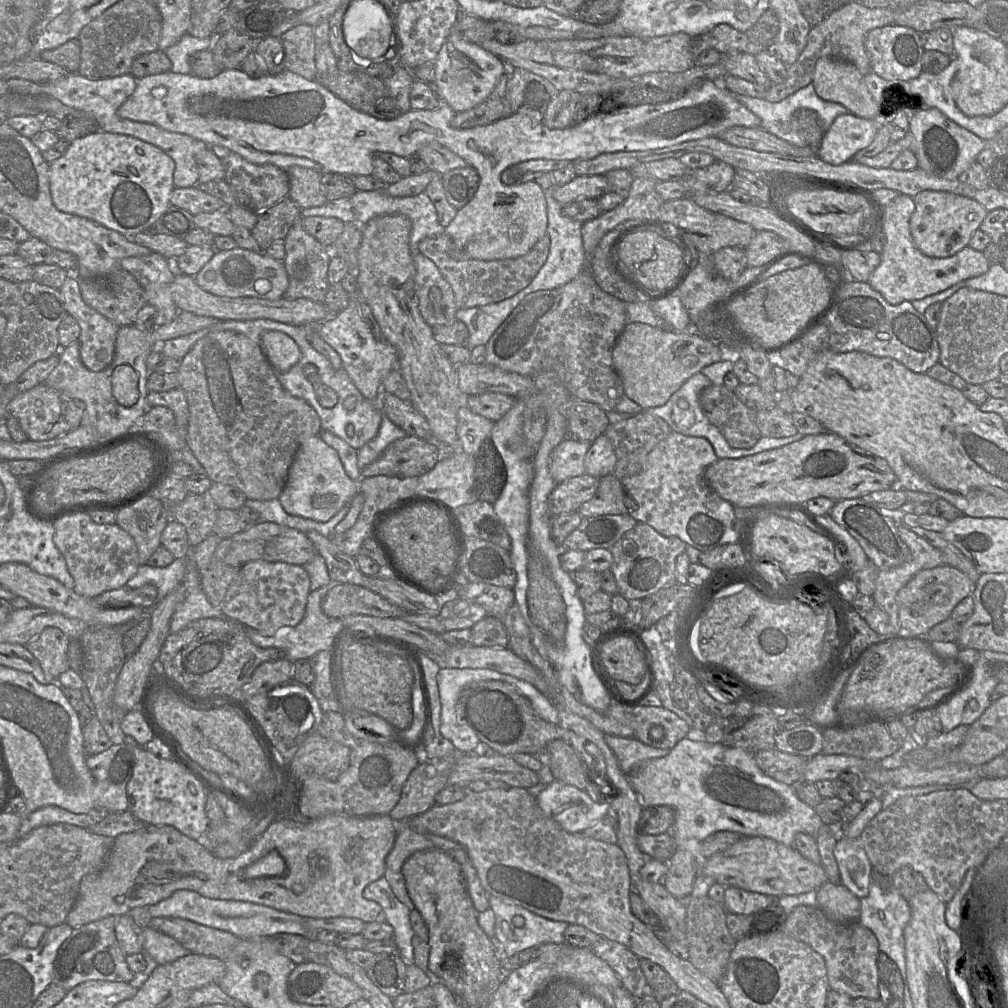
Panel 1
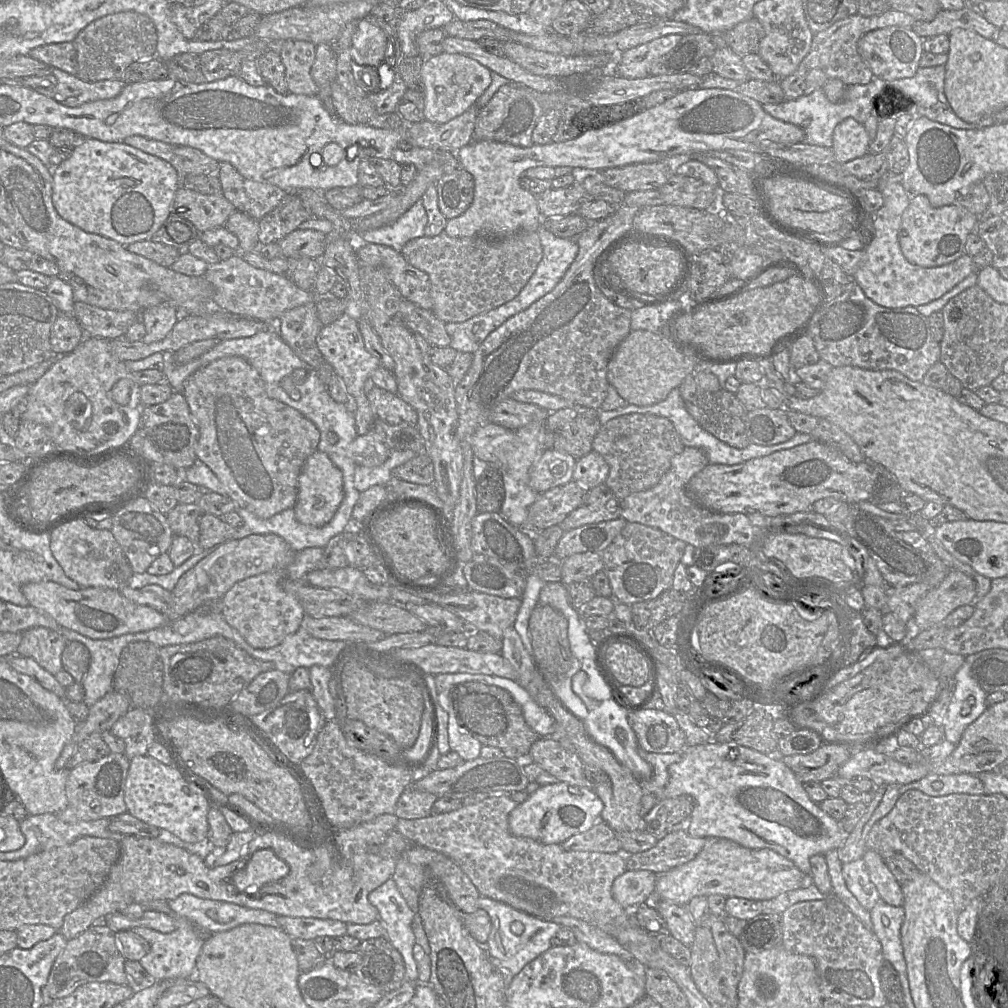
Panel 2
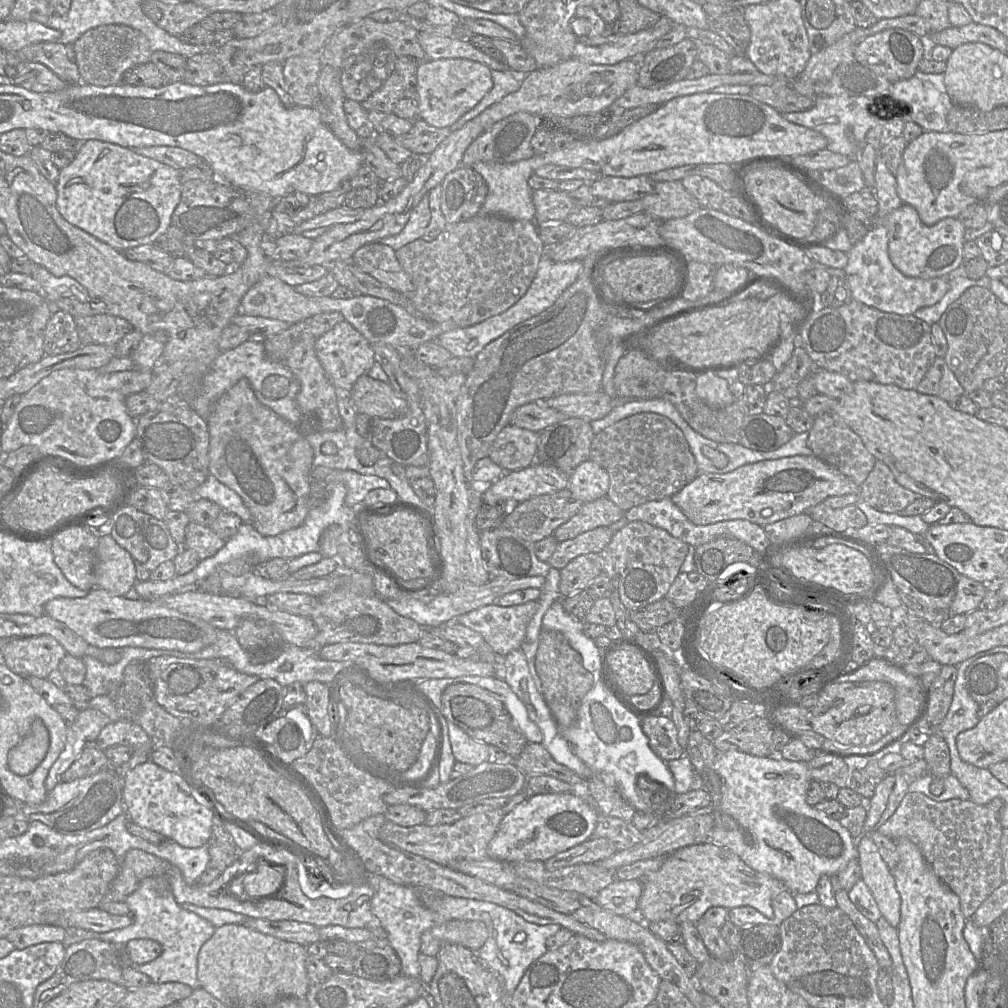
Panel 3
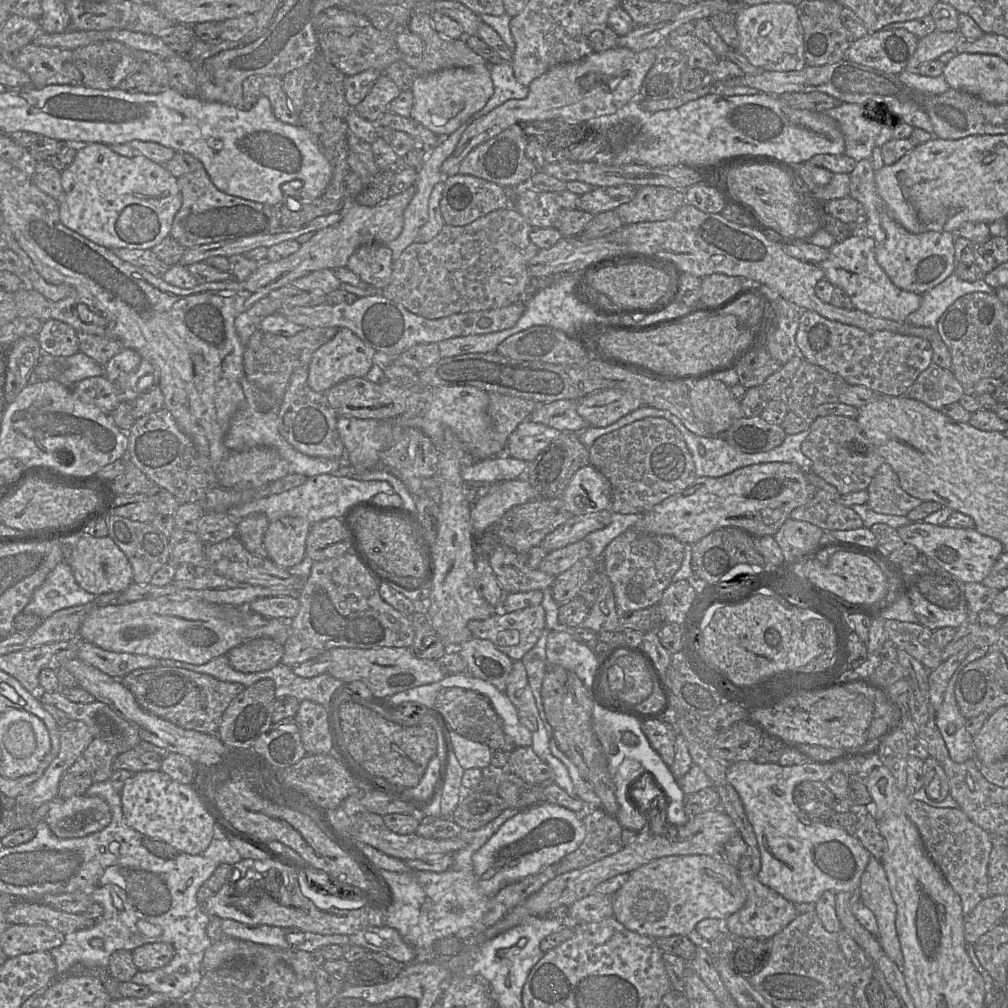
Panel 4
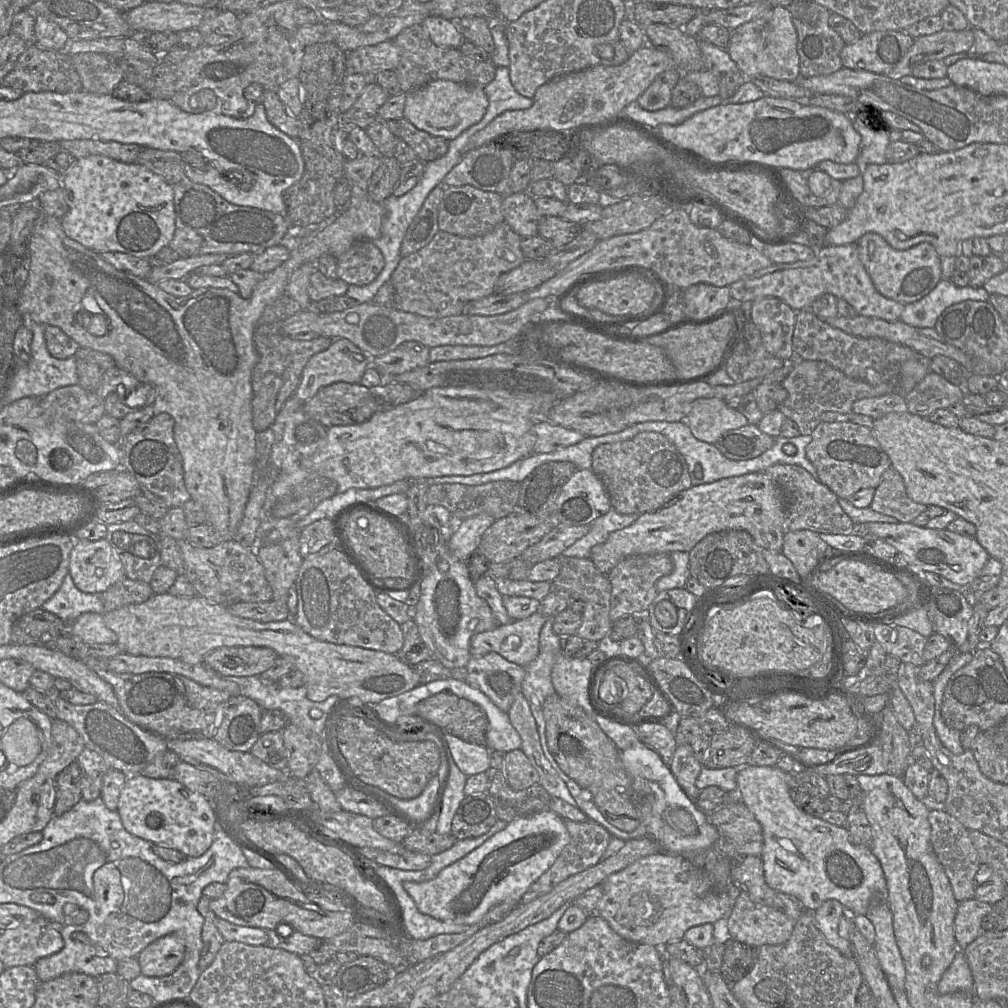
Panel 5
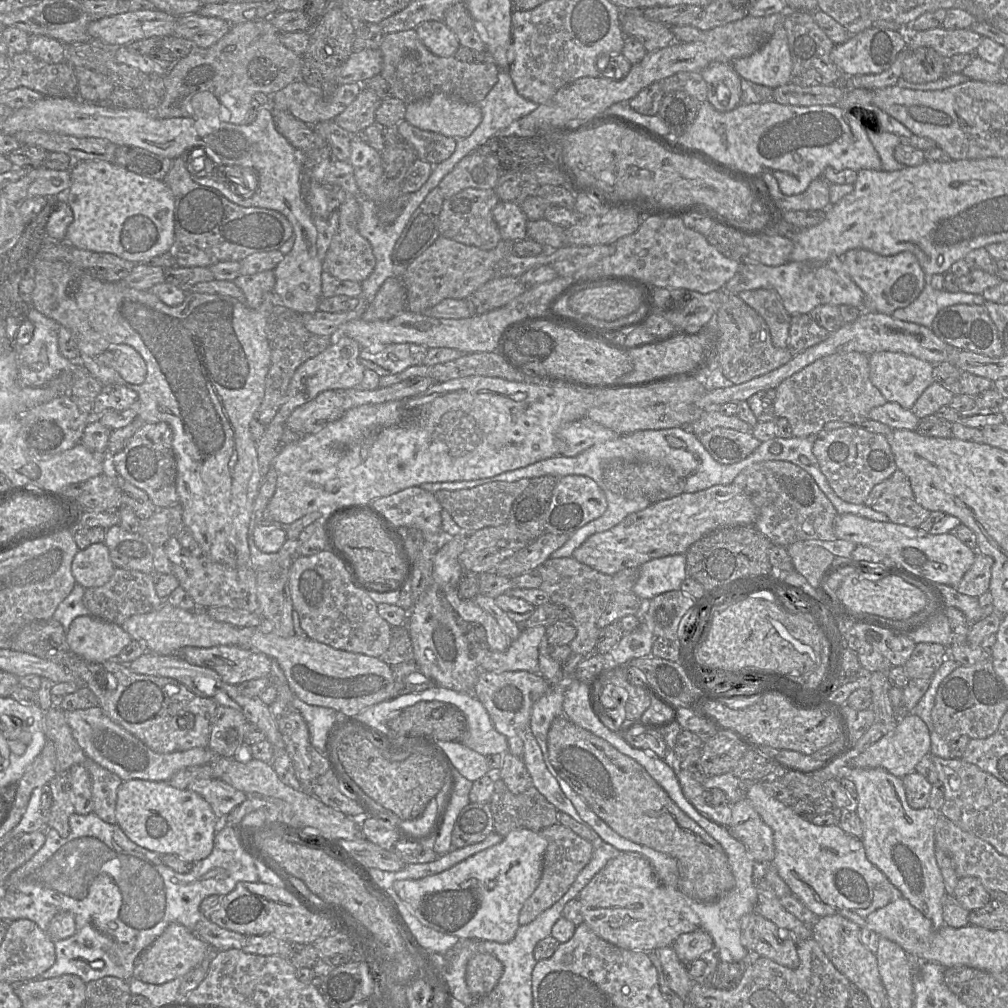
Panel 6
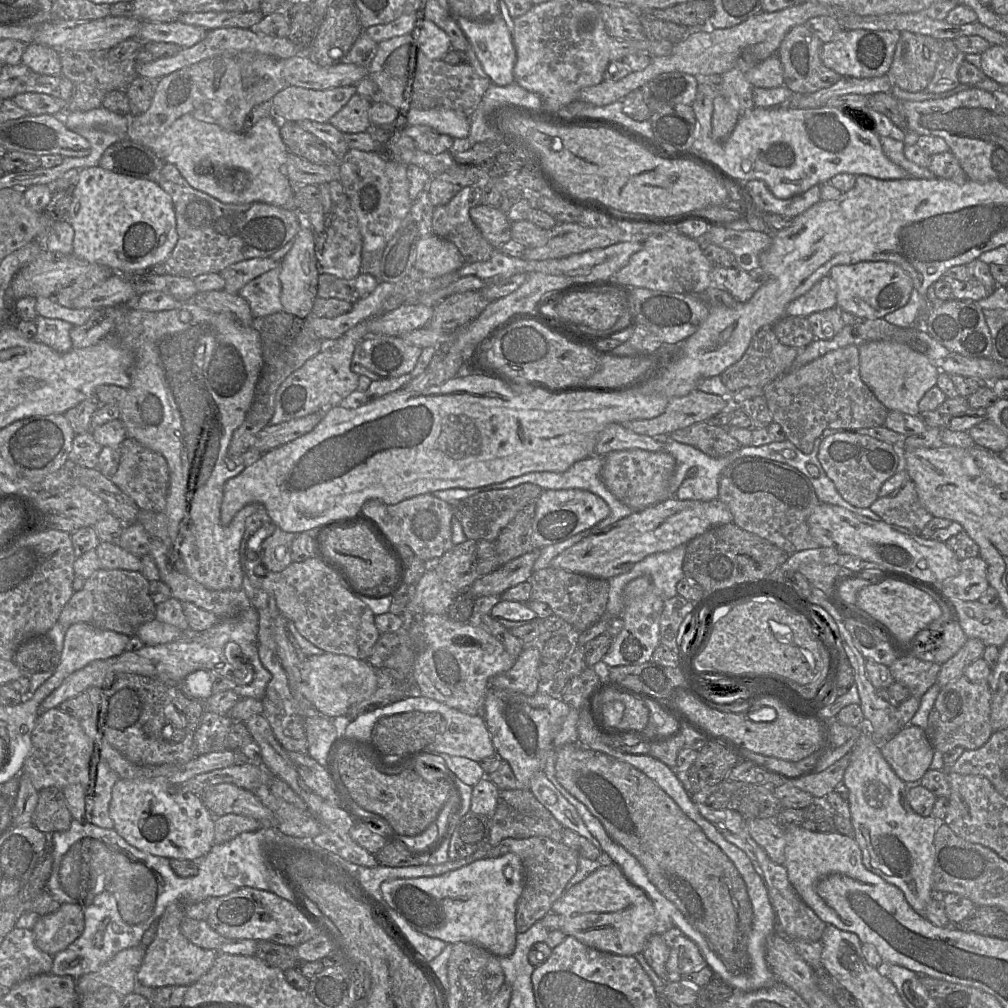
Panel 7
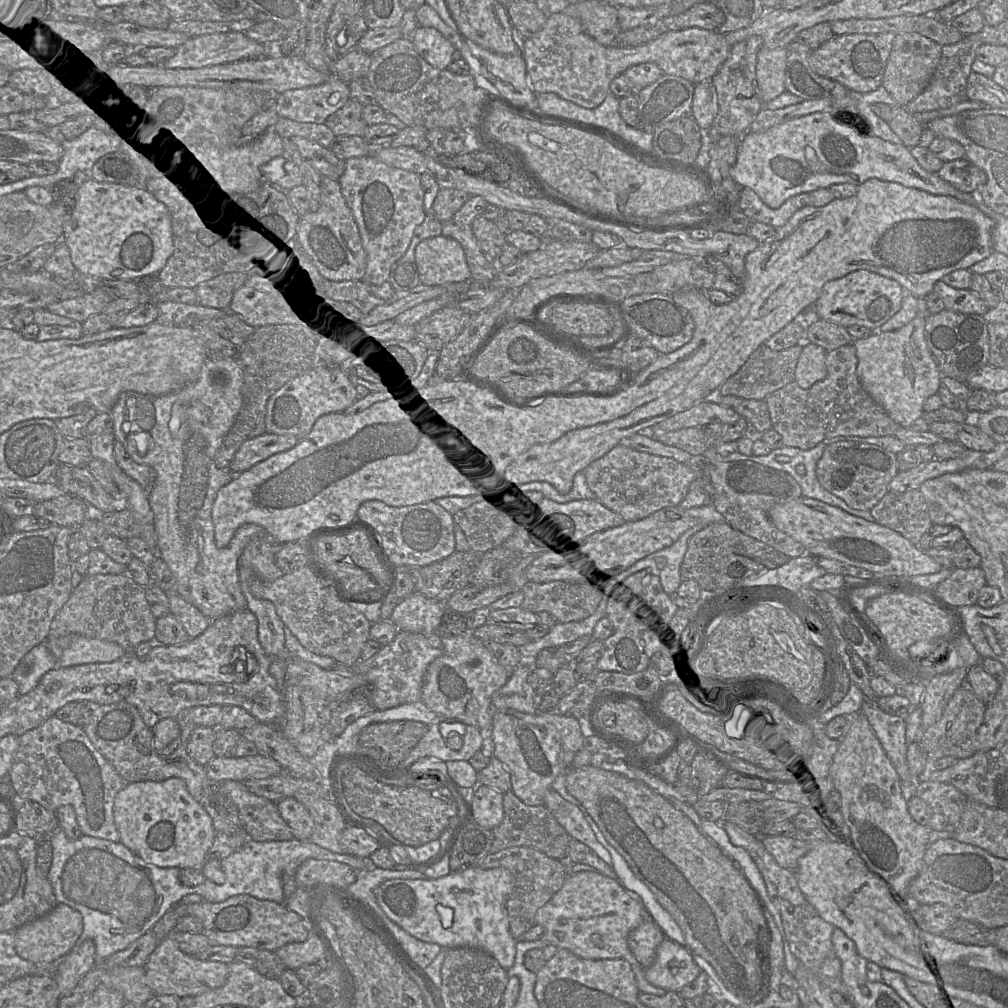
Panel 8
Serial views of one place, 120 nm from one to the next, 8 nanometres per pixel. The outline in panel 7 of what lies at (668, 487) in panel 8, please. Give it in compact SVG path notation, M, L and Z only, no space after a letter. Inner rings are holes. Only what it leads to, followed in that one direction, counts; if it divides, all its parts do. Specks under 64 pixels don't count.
M641 449L612 451L604 456L601 480L620 502L634 511L642 511L675 497L670 496L670 479L675 467L675 458L664 451L651 452Z

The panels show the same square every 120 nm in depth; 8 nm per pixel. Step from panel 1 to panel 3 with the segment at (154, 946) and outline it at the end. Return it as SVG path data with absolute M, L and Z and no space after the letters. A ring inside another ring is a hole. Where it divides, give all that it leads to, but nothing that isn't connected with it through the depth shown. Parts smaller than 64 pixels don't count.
M164 877L145 878L124 902L133 917L133 922L129 926L108 932L93 932L76 927L65 928L65 938L61 943L66 948L84 939L97 938L124 948L132 939L155 940L161 945L161 954L150 962L132 964L135 969L149 976L154 983L179 982L192 989L200 988L197 979L198 954L216 928L197 914L183 909L175 900L171 886Z

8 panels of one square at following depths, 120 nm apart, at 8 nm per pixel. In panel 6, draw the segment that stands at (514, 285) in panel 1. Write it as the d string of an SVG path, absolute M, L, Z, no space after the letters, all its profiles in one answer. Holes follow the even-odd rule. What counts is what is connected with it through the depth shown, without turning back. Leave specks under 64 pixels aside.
M439 236L401 276L407 291L407 310L422 314L444 299L468 299L473 292L496 275L496 265L511 252L514 242L501 240L491 250L482 250Z

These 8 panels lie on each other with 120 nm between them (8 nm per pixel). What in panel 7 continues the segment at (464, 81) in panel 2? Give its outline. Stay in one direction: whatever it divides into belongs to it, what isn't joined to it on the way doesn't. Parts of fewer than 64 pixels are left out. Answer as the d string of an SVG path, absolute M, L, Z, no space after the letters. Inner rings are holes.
M413 109L405 114L408 125L433 128L454 139L466 139L470 135L470 118L449 109Z

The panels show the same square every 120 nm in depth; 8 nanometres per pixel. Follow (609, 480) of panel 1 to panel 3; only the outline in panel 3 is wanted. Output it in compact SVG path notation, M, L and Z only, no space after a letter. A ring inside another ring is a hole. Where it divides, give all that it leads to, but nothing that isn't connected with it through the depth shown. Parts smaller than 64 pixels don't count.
M606 495L583 503L574 516L554 531L553 536L558 542L572 539L588 530L609 526L622 516L624 511Z

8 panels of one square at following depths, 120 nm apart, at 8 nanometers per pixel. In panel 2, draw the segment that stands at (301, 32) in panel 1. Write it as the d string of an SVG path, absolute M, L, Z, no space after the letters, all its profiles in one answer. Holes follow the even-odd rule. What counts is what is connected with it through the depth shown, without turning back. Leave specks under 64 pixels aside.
M285 40L280 43L280 57L285 67L289 92L308 96L318 95L318 87L311 76L316 45L302 40Z

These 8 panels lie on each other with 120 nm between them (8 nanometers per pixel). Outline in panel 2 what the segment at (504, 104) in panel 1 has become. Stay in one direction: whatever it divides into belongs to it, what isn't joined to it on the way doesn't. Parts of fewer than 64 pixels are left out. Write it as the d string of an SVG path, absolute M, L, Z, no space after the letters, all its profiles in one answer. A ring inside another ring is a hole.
M473 105L449 122L438 124L424 119L405 127L405 142L432 150L456 153L473 141L474 129L480 109Z

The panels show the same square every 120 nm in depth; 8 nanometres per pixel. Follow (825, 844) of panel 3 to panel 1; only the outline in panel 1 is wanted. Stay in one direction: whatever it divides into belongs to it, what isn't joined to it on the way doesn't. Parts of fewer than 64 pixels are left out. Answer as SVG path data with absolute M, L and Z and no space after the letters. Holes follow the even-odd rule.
M685 737L670 749L669 754L643 762L636 766L628 776L643 807L667 805L675 810L675 820L668 831L674 839L675 850L665 861L667 872L661 882L676 898L690 896L694 880L705 861L701 853L701 842L710 834L731 831L742 836L769 837L793 847L796 834L806 833L815 837L824 824L815 808L801 801L791 785L774 780L758 767L753 752L723 743L711 743Z

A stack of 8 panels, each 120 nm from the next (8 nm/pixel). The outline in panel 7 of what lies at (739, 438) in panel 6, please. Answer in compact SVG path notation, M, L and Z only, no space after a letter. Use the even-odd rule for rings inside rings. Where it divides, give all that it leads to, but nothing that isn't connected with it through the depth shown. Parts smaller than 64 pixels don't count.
M699 422L676 430L669 438L693 446L712 458L722 458L741 447L724 427L711 422Z

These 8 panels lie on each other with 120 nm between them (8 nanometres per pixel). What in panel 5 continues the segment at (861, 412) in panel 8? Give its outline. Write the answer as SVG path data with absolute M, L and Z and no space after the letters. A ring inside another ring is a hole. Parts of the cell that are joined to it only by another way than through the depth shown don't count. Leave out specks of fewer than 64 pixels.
M810 360L798 361L781 386L787 391L788 396L777 408L798 425L801 435L811 435L821 422L820 416L824 412L851 413L852 406L857 400L891 393L890 386L886 384L873 386L846 376L824 361Z

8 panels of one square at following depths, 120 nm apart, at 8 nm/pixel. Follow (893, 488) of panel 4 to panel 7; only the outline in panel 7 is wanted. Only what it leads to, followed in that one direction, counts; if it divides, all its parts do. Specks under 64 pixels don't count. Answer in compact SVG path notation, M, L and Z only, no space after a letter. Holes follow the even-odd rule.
M909 479L896 496L882 497L869 507L881 520L921 535L933 516L920 503L914 482Z

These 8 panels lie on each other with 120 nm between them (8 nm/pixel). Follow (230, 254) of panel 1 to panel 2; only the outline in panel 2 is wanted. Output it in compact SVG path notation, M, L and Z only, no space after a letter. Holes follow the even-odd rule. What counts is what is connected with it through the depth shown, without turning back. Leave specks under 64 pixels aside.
M239 252L229 259L207 266L203 277L213 286L217 309L227 314L247 317L276 325L279 318L294 308L318 299L300 289L287 275L280 275L251 266Z

